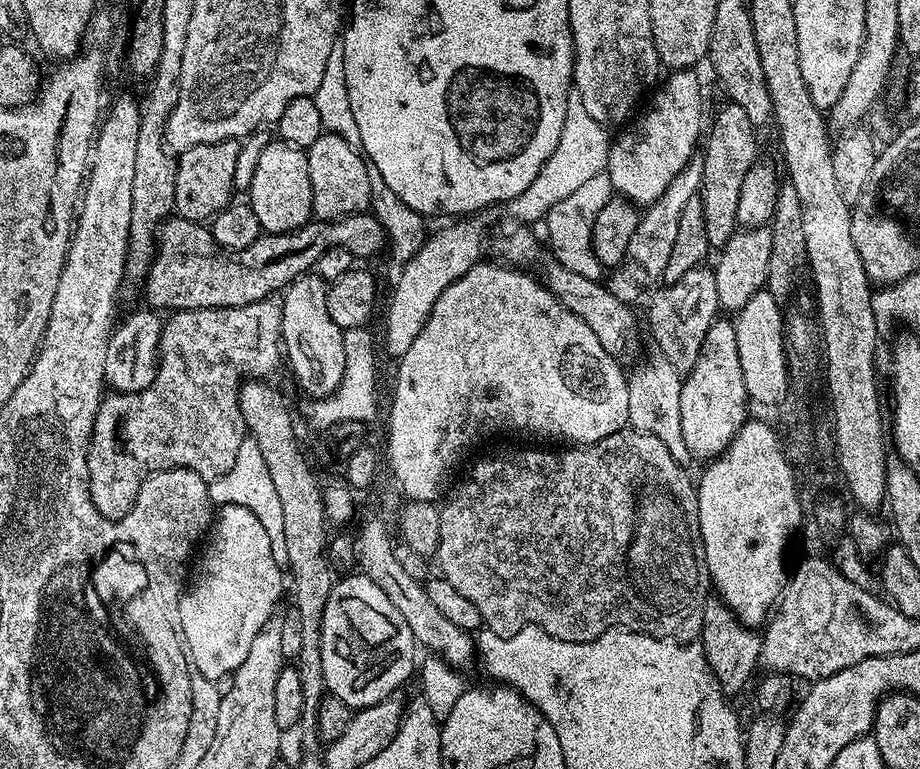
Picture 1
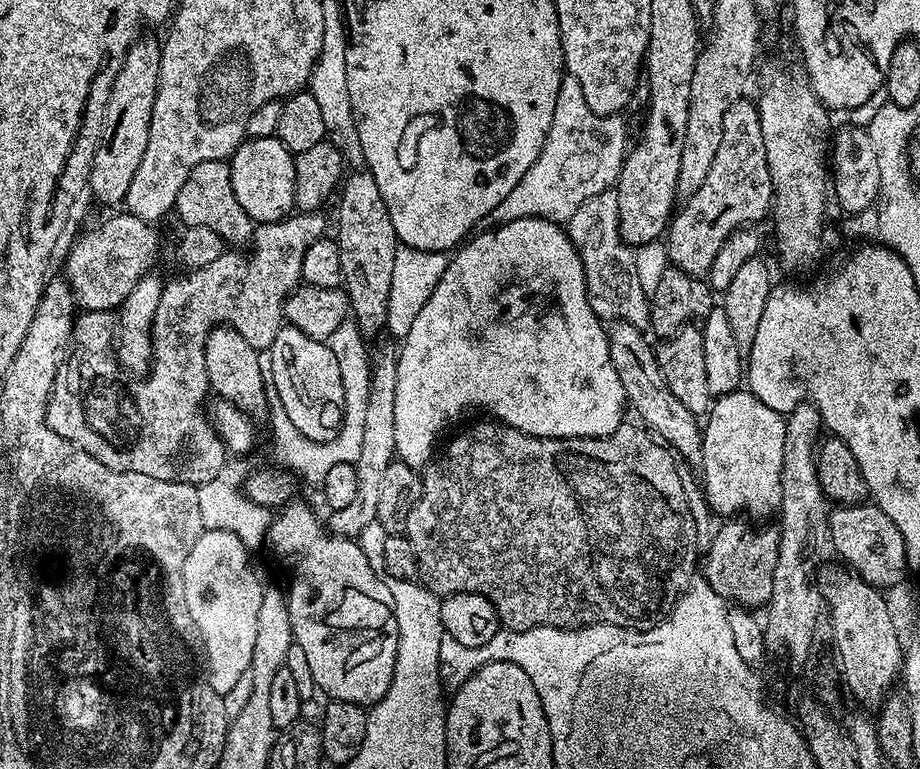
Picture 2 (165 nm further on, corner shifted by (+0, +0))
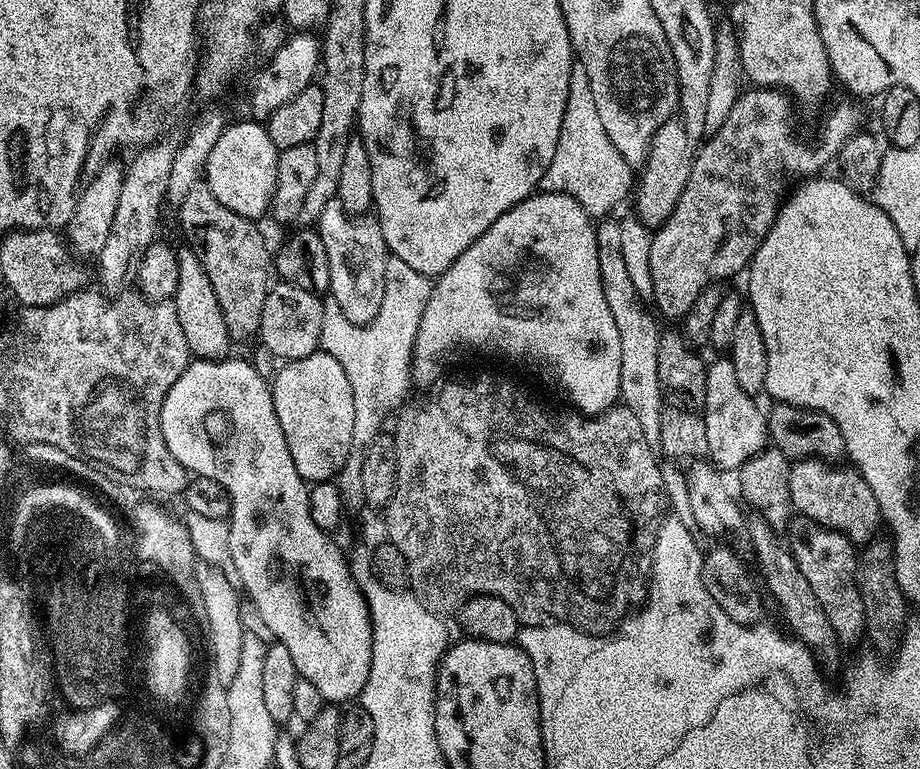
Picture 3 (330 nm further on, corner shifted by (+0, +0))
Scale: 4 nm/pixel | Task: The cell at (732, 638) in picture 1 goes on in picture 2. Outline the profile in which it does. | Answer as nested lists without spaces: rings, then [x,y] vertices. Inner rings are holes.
[[[728,518],[712,536],[708,544],[708,553],[702,556],[702,578],[726,602],[747,610],[763,609],[767,605],[770,594],[774,590],[774,565],[778,563],[778,544],[780,538],[779,527],[747,528],[743,519]]]

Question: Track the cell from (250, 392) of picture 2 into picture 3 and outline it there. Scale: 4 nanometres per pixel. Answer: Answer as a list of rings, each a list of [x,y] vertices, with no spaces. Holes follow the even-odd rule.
[[[187,246],[176,248],[178,262],[178,286],[176,293],[170,297],[176,308],[178,322],[182,322],[182,334],[186,334],[186,346],[193,357],[202,360],[223,360],[234,347],[232,335],[226,330],[226,318],[222,318],[222,306],[218,306],[218,294],[214,294],[214,286],[210,286],[210,278],[202,262]]]

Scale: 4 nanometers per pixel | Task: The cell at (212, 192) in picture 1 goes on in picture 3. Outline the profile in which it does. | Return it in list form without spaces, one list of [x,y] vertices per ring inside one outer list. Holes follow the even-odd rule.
[[[201,182],[191,187],[186,198],[179,206],[180,228],[184,231],[187,247],[194,250],[198,262],[206,270],[210,278],[210,286],[214,286],[214,294],[218,294],[218,306],[222,306],[222,318],[226,318],[226,330],[232,335],[233,341],[240,342],[247,336],[255,337],[260,331],[262,318],[262,302],[266,302],[266,294],[270,287],[270,248],[260,233],[260,224],[248,220],[242,214],[234,214],[234,210],[226,210],[218,198],[214,198],[214,190],[210,190],[207,182]]]

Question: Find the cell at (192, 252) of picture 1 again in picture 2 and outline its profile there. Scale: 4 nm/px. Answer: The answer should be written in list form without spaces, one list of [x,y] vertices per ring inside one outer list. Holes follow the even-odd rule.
[[[124,210],[121,216],[112,216],[100,224],[100,229],[92,228],[76,240],[76,245],[68,252],[68,261],[64,264],[63,275],[72,288],[77,305],[86,312],[112,312],[133,290],[143,275],[157,267],[156,255],[160,252],[160,236],[149,221],[138,218],[134,213]]]

